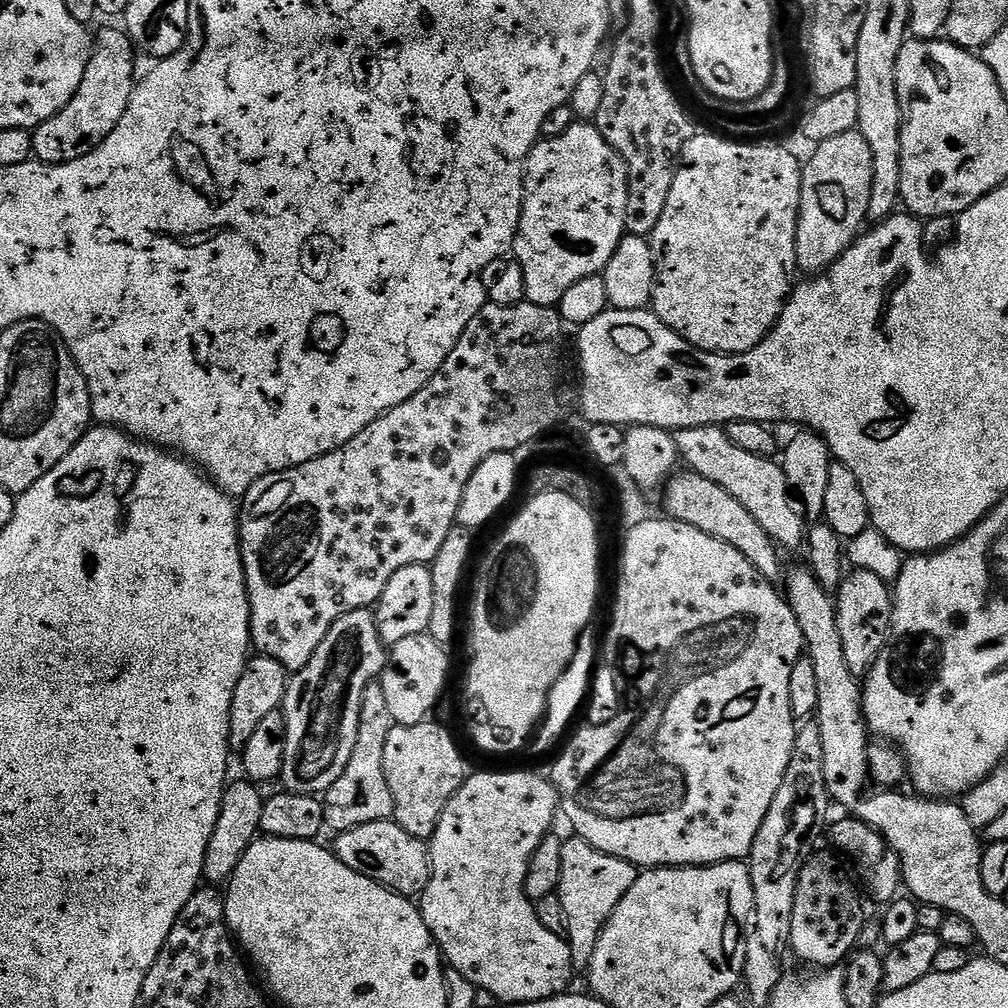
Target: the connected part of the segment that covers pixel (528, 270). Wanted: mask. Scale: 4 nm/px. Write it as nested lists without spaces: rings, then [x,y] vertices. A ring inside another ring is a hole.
[[[574,122],[562,134],[536,143],[524,167],[524,201],[514,245],[516,261],[522,266],[522,278],[526,278],[525,301],[539,308],[551,308],[559,305],[562,294],[566,294],[574,282],[601,275],[626,235],[627,201],[626,162],[618,150],[602,138],[595,123]]]

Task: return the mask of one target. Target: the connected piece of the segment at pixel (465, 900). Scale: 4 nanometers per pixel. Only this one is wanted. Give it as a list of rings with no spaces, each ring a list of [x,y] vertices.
[[[476,772],[472,776],[471,773],[465,779],[464,785],[454,794],[454,798],[450,798],[446,810],[442,810],[436,833],[433,834],[430,841],[432,873],[426,890],[418,897],[418,907],[422,918],[426,922],[430,934],[436,939],[436,945],[440,947],[447,967],[458,970],[458,974],[462,974],[462,978],[466,978],[466,982],[470,982],[476,989],[490,990],[490,993],[494,994],[495,998],[500,1000],[501,1005],[504,1006],[508,1006],[508,1004],[530,1006],[539,1000],[552,1000],[555,996],[565,995],[569,991],[568,983],[572,980],[574,965],[568,941],[558,934],[550,934],[550,930],[546,930],[546,926],[542,926],[542,922],[538,922],[535,903],[528,899],[524,889],[530,858],[534,854],[534,850],[538,850],[540,843],[553,831],[552,823],[555,822],[556,816],[558,820],[560,807],[560,794],[556,790],[556,785],[547,775],[539,776],[536,772]]]

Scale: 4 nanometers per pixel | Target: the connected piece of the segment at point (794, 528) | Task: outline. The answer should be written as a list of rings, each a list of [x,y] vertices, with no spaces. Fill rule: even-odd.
[[[714,424],[701,428],[682,428],[675,433],[675,437],[679,459],[683,463],[685,460],[688,463],[685,465],[691,471],[697,472],[702,478],[710,478],[710,482],[718,482],[722,490],[734,494],[734,498],[738,498],[738,502],[742,502],[742,506],[746,506],[746,510],[758,518],[758,526],[762,526],[762,530],[766,530],[781,549],[805,547],[805,517],[798,511],[783,467],[775,459],[750,454],[750,450],[734,446],[727,431]]]

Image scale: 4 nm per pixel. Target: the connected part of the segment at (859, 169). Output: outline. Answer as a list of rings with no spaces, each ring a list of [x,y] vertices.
[[[857,130],[838,134],[826,142],[815,145],[813,154],[803,165],[800,217],[796,227],[796,266],[804,274],[824,274],[849,246],[856,241],[861,231],[860,223],[868,220],[870,206],[872,158],[866,138]]]

